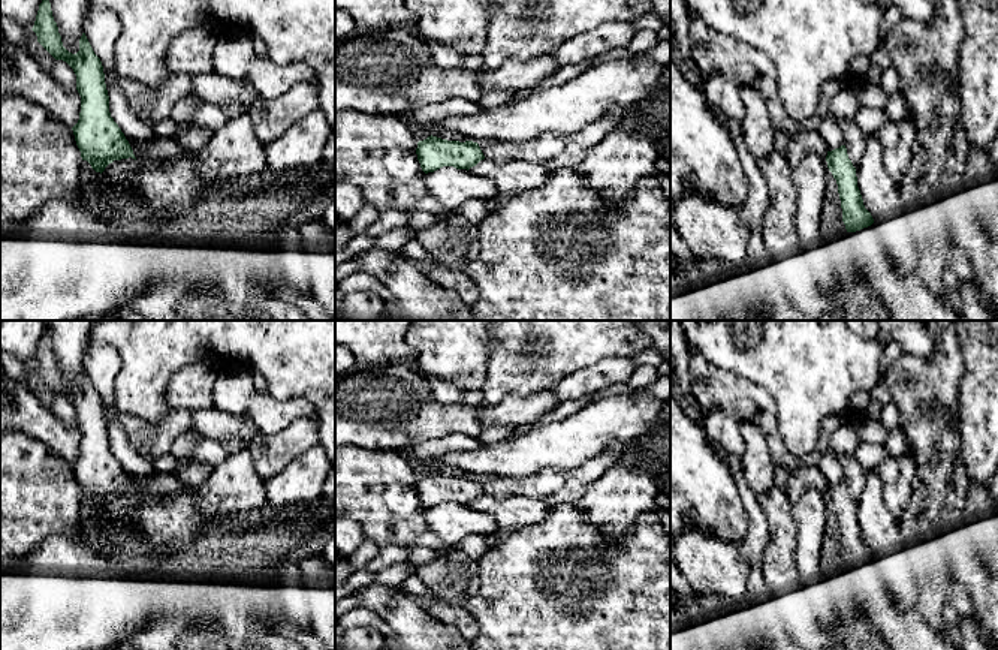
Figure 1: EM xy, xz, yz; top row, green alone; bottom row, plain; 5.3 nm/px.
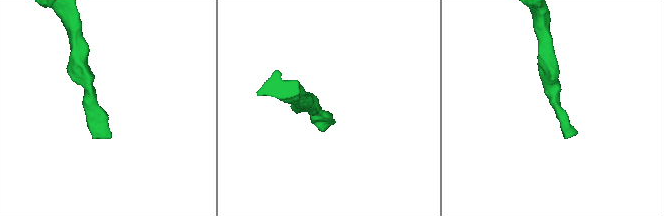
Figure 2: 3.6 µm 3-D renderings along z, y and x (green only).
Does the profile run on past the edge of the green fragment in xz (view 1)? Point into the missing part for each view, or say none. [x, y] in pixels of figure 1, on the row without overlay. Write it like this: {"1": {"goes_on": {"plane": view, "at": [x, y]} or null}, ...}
{"1": {"goes_on": null}}

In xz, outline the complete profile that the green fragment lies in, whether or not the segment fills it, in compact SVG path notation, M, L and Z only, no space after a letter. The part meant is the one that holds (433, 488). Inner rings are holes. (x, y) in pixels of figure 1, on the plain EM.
M432 470L417 478L416 490L425 509L443 502L468 506L485 494L477 478L447 476Z

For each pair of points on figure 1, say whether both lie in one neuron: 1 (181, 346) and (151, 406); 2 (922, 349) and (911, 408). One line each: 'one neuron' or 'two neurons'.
1: one neuron
2: two neurons

